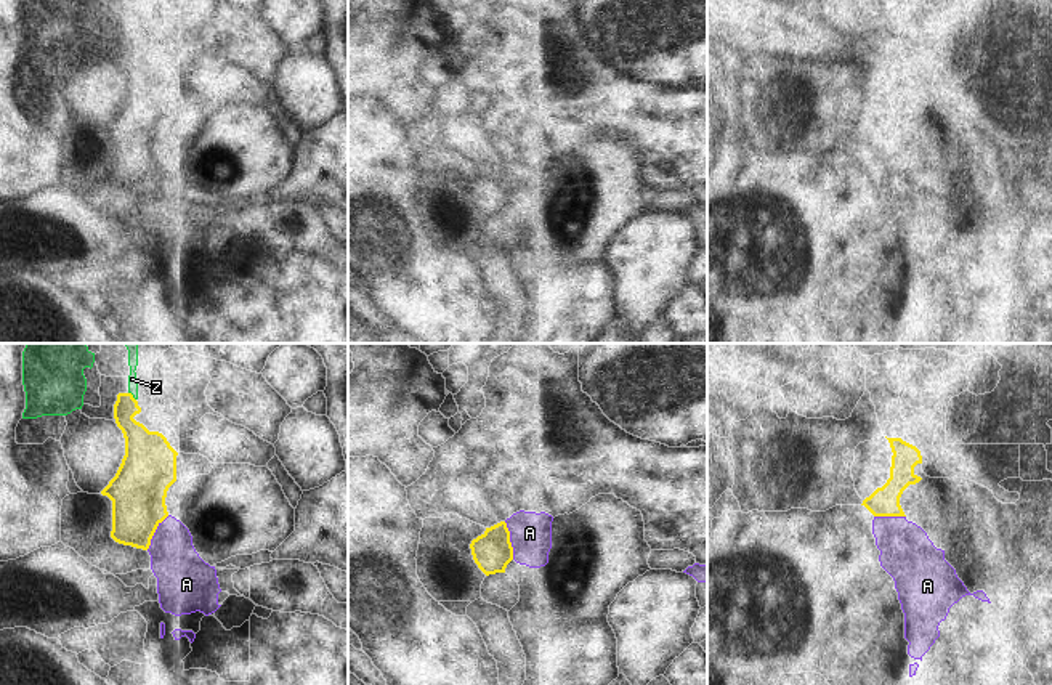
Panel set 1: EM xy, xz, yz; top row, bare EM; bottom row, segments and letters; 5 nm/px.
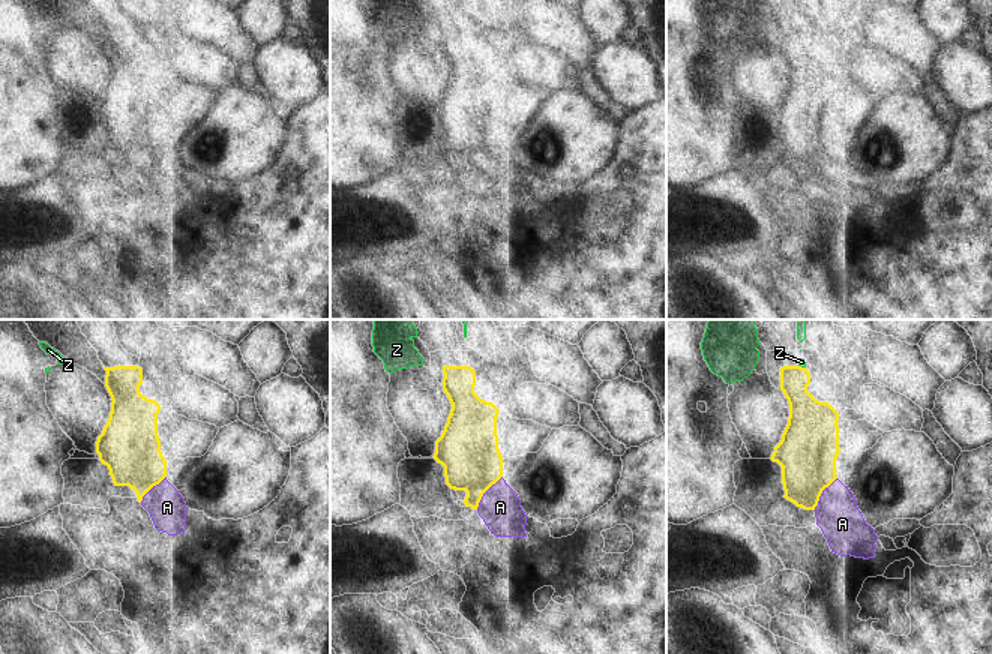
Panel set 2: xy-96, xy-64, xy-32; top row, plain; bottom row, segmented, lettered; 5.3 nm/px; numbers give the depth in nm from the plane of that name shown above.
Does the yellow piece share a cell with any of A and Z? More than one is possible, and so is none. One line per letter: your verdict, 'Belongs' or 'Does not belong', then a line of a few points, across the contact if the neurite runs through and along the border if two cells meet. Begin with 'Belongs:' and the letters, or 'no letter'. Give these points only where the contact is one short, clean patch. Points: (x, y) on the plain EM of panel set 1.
Belongs: no letter
A: Does not belong. Line: xz (504, 162), (513, 199)
Z: Does not belong. Line: xy (129, 32), (135, 40).

